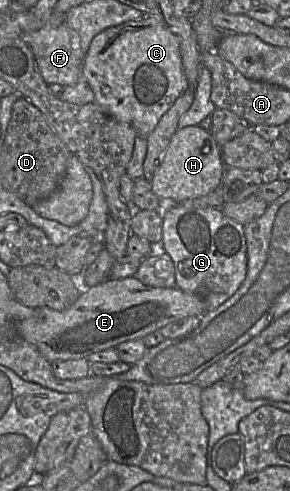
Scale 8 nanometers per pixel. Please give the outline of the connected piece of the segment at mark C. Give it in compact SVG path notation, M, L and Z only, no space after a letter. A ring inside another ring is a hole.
M151 16L127 21L97 34L85 53L81 74L87 79L95 95L95 102L116 120L129 124L137 136L145 138L176 99L189 88L177 36Z

